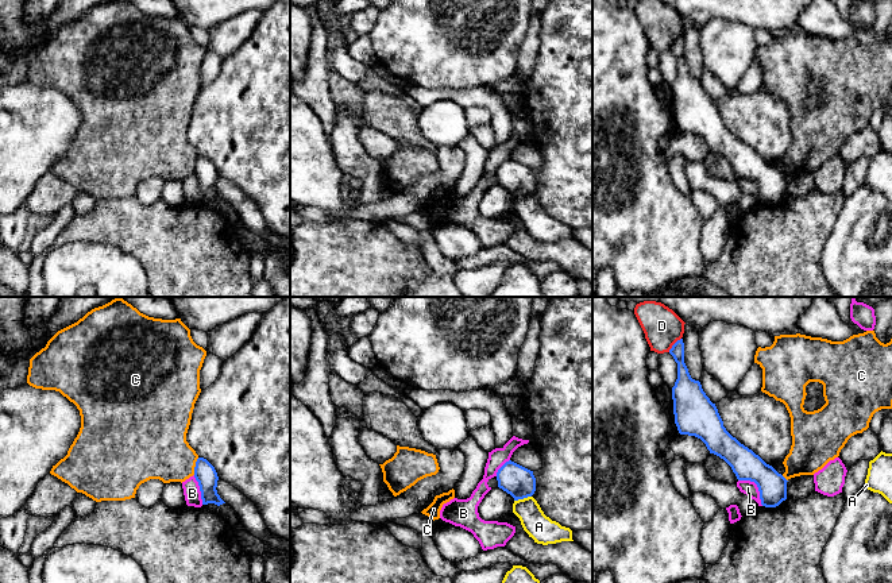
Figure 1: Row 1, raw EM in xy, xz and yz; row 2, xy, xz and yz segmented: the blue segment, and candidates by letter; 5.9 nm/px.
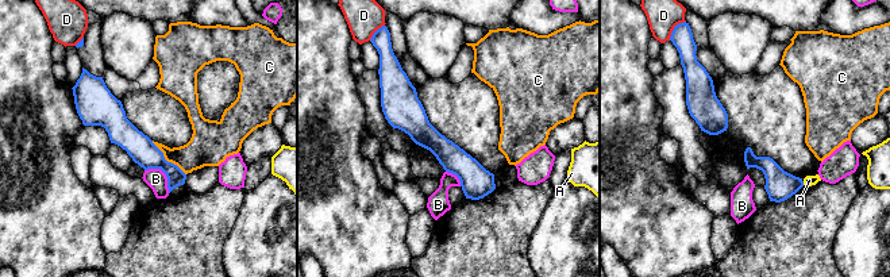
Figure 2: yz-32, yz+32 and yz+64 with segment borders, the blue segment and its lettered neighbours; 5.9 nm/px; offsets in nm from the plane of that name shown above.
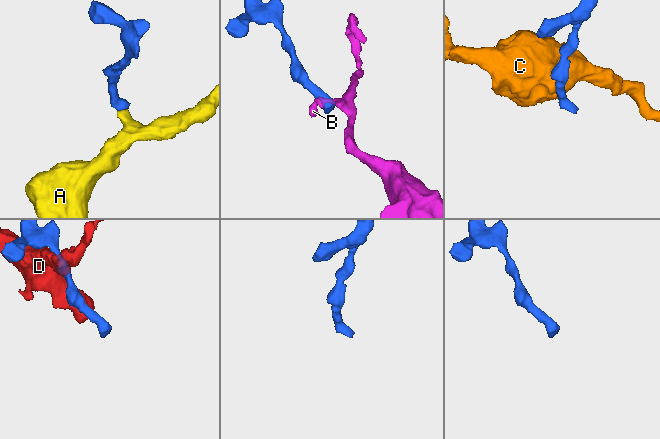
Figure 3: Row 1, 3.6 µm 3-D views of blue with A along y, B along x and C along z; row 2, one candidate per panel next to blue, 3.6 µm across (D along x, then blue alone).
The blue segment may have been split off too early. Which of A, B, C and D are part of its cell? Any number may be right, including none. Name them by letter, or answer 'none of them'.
none of them

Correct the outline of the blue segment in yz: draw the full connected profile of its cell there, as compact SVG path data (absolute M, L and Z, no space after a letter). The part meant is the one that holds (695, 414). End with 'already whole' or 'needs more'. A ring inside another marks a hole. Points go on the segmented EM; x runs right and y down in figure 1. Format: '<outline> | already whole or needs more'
M683 339L672 345L669 354L677 363L672 399L679 433L700 439L710 453L731 467L738 480L754 482L762 506L779 506L787 499L788 480L726 431L715 404L706 395L700 382L692 379L688 372Z | already whole

